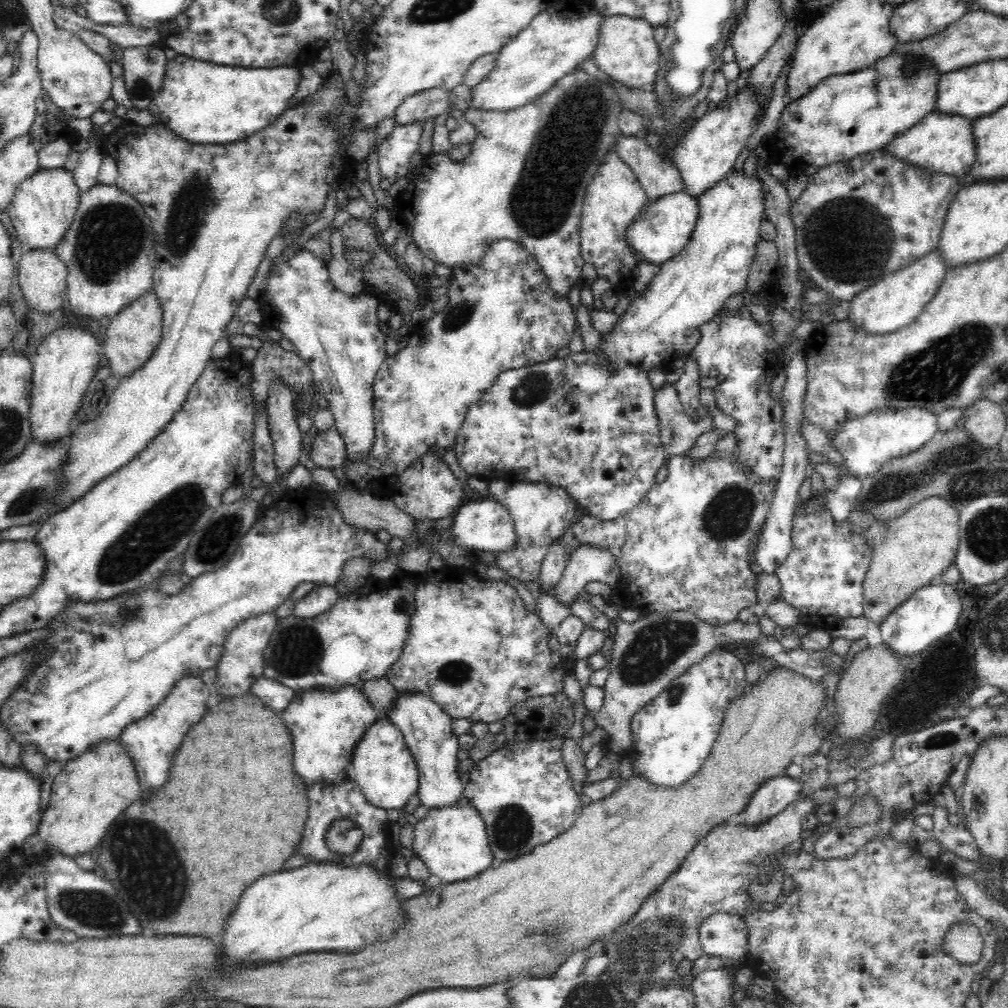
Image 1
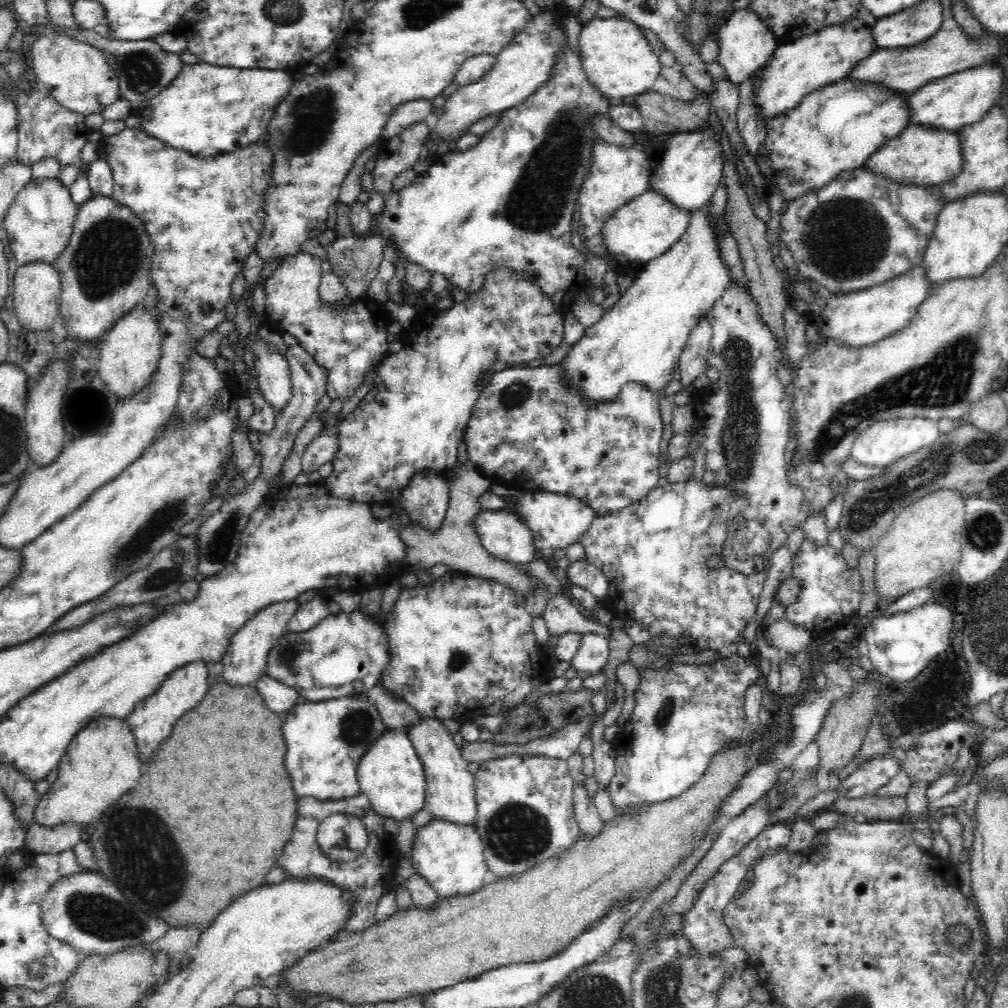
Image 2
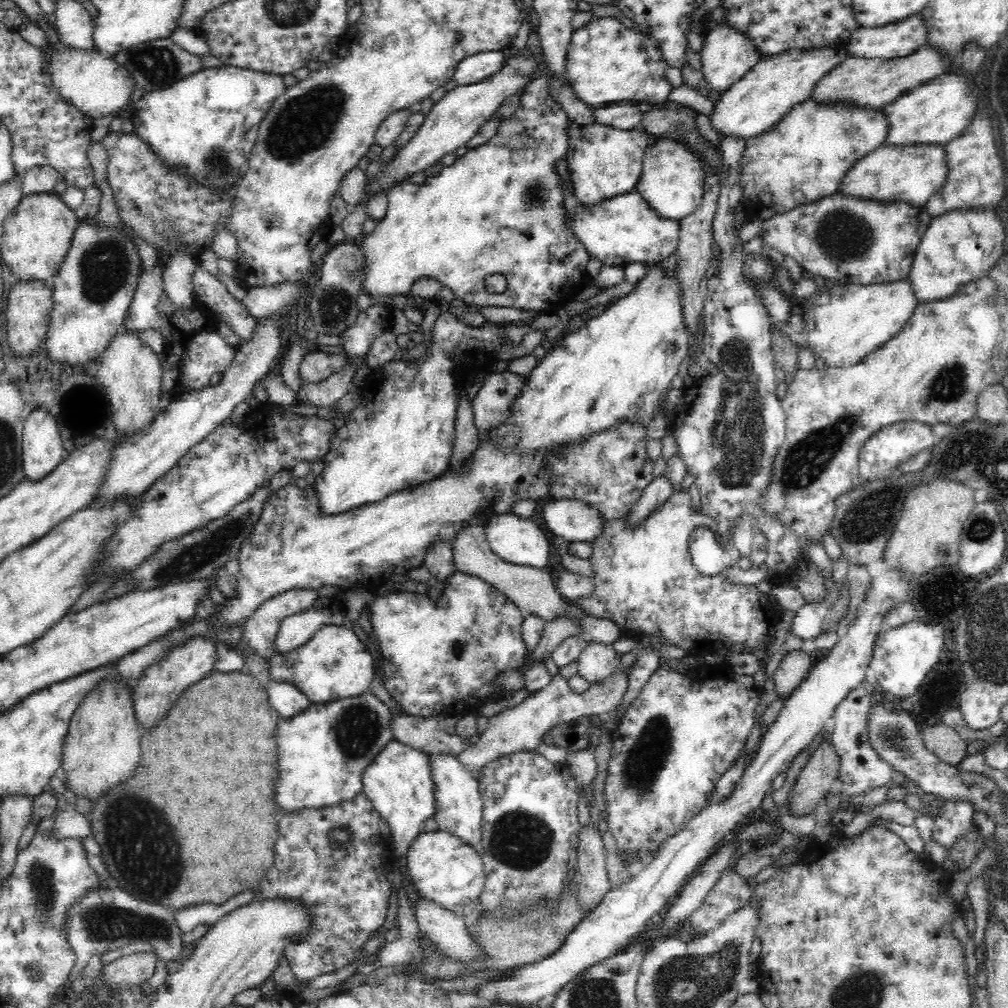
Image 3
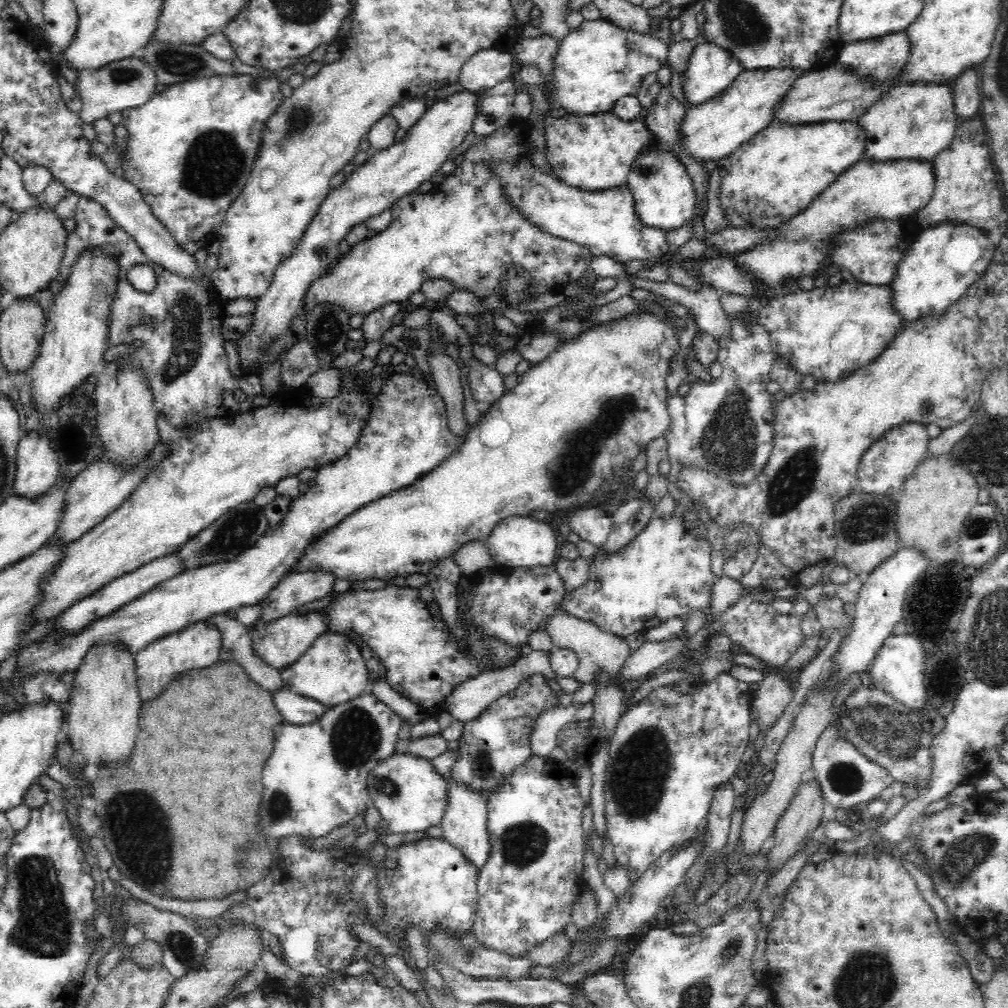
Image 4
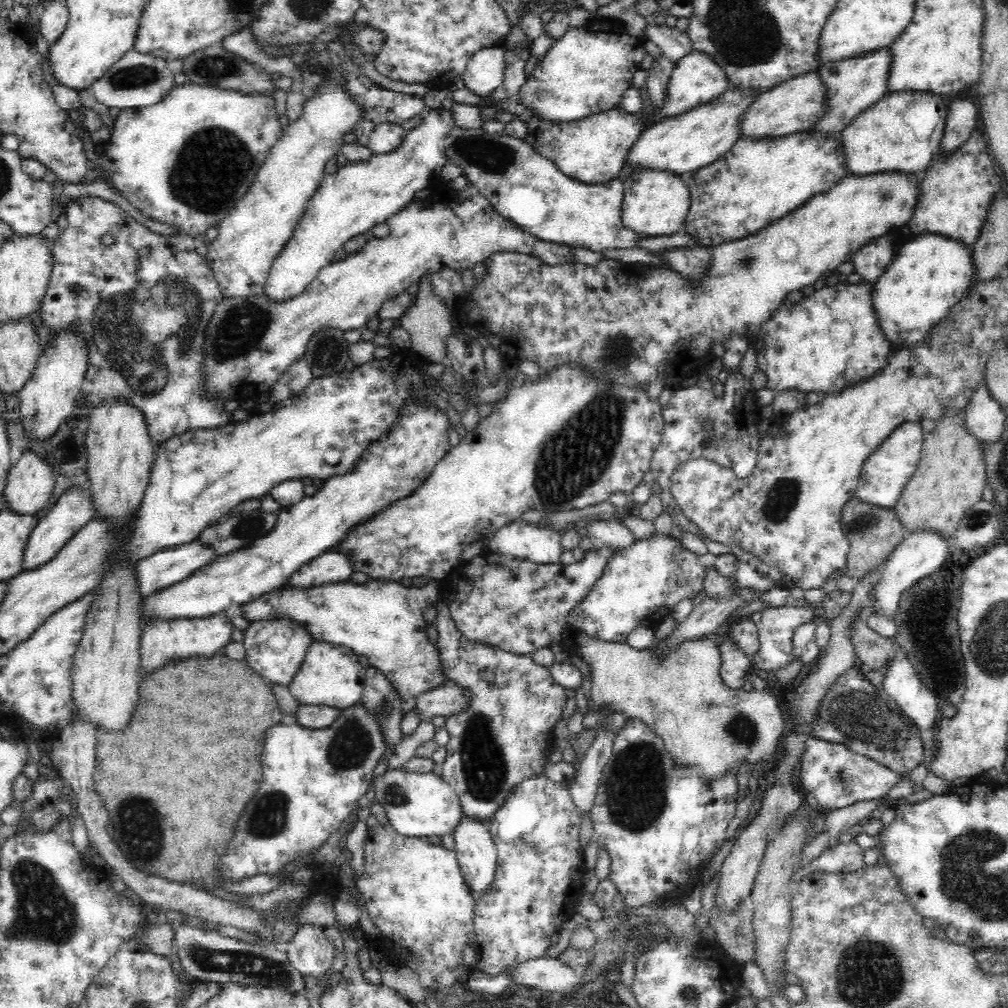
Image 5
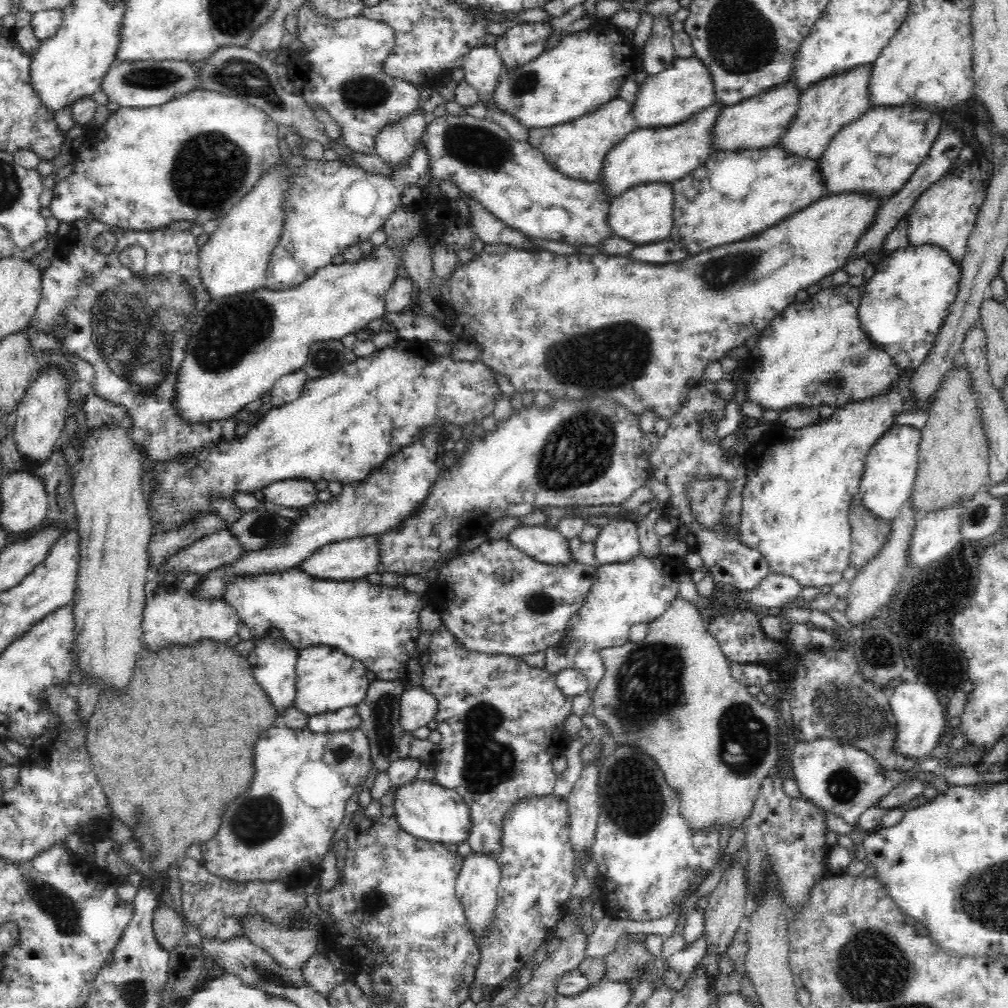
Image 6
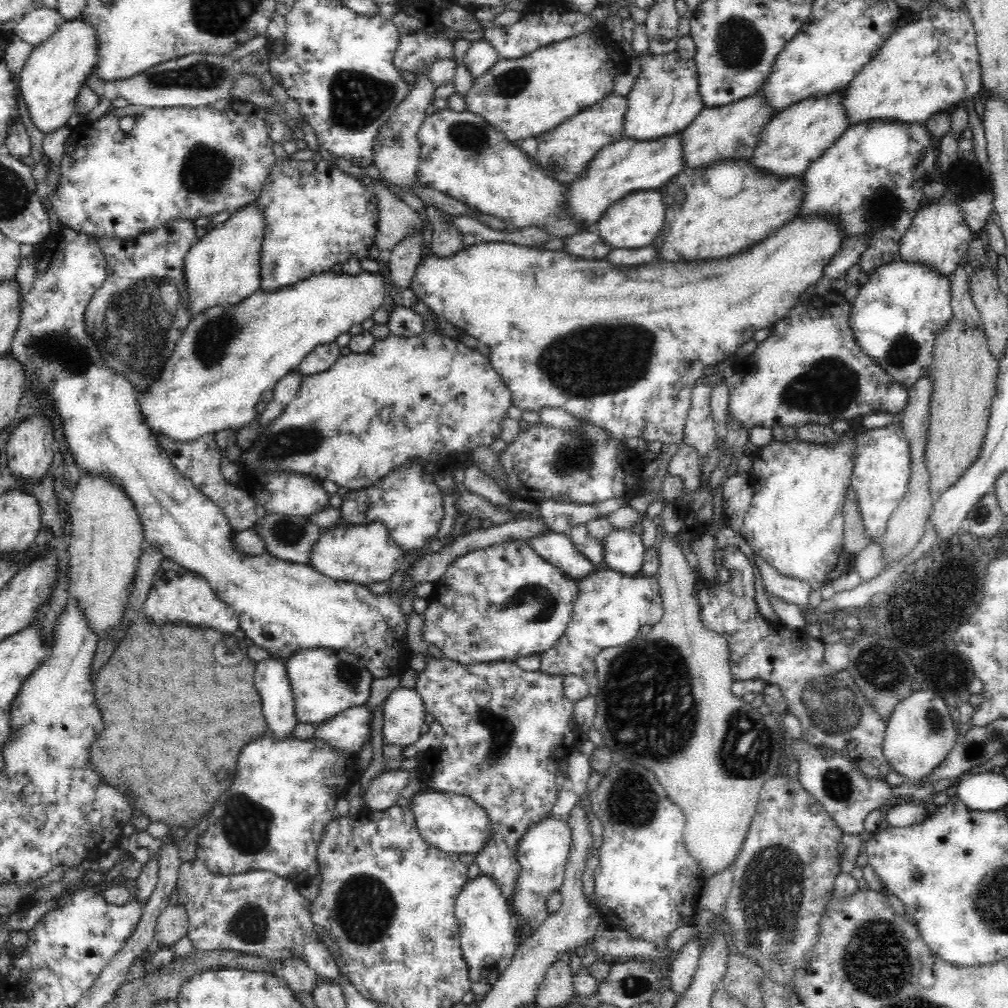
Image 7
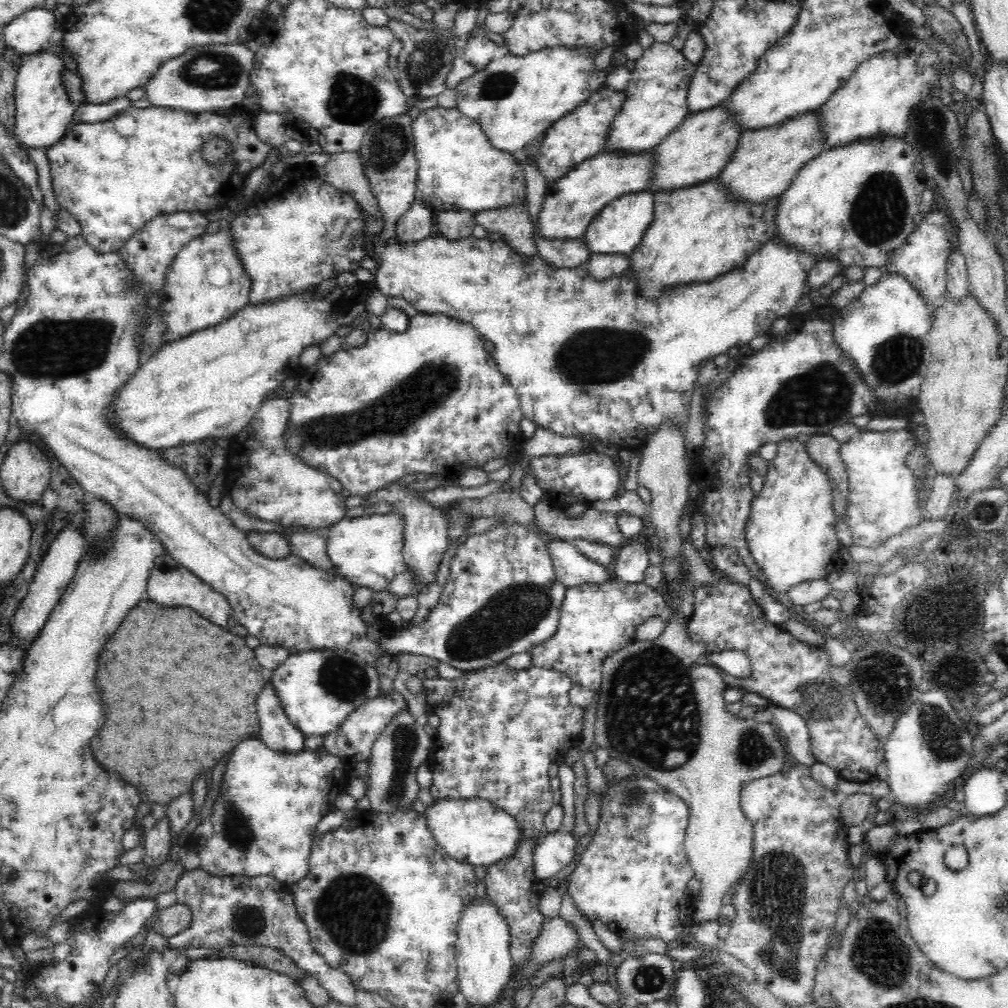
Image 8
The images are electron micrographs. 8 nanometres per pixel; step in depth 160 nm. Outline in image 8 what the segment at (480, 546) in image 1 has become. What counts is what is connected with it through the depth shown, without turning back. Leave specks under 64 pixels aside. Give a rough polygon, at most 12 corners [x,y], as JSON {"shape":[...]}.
{"shape":[[548,541],[556,578],[566,588],[602,586],[608,569],[572,541]]}

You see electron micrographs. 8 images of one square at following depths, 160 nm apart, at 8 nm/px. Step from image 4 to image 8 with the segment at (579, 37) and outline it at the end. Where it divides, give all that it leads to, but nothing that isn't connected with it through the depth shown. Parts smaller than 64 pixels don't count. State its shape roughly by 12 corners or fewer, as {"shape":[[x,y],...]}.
{"shape":[[596,55],[492,59],[456,108],[518,155],[606,87]]}

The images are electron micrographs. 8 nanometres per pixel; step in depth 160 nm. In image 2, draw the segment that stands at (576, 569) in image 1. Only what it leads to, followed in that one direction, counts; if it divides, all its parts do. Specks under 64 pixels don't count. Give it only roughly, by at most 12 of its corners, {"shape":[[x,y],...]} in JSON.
{"shape":[[569,589],[549,598],[543,616],[550,634],[596,632],[607,626],[585,616]]}

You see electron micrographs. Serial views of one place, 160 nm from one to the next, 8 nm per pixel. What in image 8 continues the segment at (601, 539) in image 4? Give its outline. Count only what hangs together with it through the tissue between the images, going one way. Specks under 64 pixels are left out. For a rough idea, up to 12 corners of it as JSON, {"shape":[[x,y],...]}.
{"shape":[[631,537],[617,548],[616,579],[643,582],[648,549]]}

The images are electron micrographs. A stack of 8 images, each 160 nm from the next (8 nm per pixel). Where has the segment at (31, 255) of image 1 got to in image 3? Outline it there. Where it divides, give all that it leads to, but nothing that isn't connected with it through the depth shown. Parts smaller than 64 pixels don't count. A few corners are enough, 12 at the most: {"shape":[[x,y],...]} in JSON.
{"shape":[[45,281],[16,282],[7,342],[20,356],[46,340],[54,295]]}

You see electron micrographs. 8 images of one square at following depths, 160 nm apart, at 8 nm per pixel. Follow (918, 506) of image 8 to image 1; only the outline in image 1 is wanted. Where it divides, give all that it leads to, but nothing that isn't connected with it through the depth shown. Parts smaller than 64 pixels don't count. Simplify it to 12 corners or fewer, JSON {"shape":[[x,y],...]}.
{"shape":[[876,408],[829,440],[864,480],[937,431],[923,408]]}

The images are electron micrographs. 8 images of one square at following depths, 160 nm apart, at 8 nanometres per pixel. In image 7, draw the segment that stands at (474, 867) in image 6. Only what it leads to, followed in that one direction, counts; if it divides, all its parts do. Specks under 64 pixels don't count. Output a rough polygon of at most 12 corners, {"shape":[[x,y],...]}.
{"shape":[[491,876],[468,878],[455,915],[471,990],[486,995],[517,949]]}

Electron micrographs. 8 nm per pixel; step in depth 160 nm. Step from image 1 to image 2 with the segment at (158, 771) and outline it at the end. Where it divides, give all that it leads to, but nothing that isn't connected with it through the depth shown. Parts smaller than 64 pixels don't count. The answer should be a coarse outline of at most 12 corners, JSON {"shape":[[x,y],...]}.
{"shape":[[194,661],[171,672],[126,722],[138,756],[150,756],[174,720],[206,694]]}

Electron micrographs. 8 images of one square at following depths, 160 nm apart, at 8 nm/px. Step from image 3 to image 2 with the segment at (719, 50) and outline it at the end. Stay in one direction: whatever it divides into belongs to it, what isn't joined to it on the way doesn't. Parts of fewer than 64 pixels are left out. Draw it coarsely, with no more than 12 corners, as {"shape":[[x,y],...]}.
{"shape":[[740,8],[715,40],[734,84],[779,47],[753,10]]}

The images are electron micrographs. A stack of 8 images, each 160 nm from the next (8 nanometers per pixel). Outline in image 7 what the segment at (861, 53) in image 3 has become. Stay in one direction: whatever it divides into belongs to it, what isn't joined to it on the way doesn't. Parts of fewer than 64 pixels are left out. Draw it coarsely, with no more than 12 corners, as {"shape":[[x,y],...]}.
{"shape":[[842,96],[779,111],[750,163],[799,176],[850,126]]}

